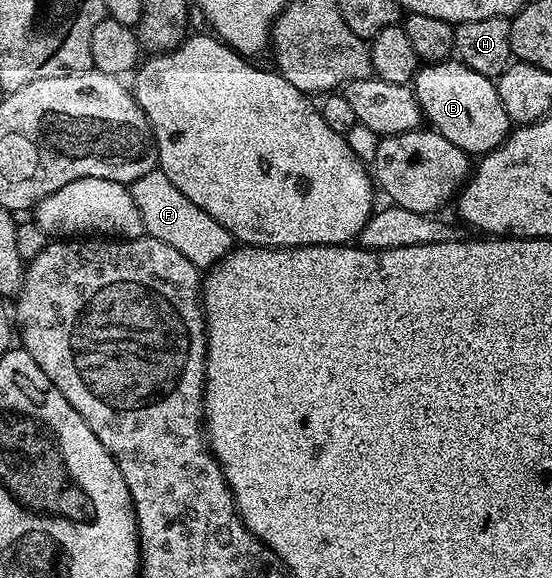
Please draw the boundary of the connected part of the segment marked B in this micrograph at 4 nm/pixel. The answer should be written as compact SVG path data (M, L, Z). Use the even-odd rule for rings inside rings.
M458 58L442 60L439 64L424 63L415 74L413 87L423 111L424 121L465 153L492 152L497 146L501 146L513 131L511 119L505 114L505 106L501 106L501 94L497 94L495 80L485 74L477 74L477 70L469 70L469 66L465 66Z

